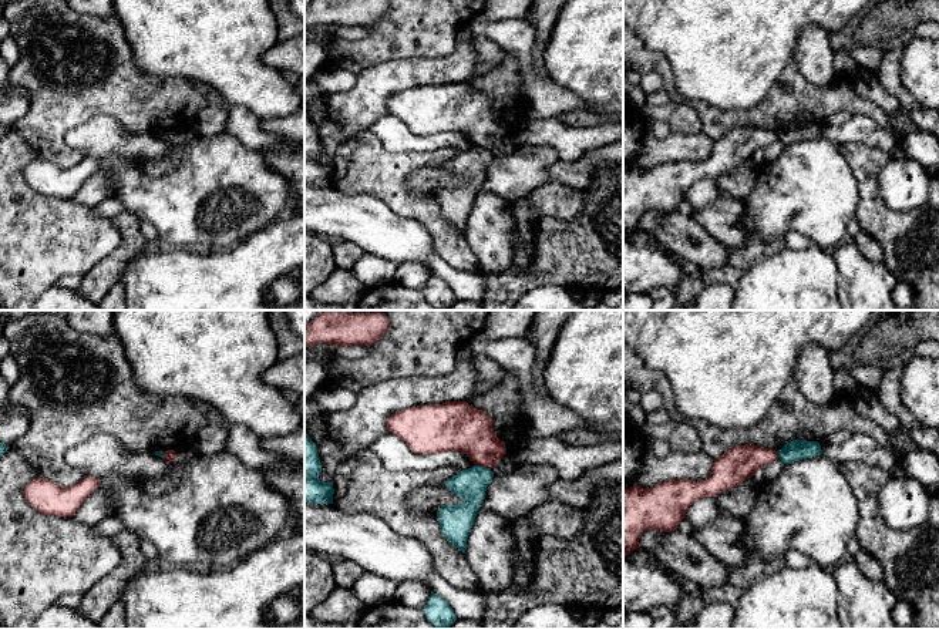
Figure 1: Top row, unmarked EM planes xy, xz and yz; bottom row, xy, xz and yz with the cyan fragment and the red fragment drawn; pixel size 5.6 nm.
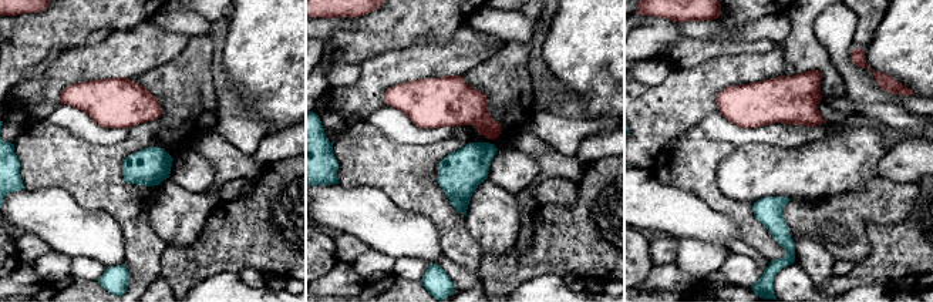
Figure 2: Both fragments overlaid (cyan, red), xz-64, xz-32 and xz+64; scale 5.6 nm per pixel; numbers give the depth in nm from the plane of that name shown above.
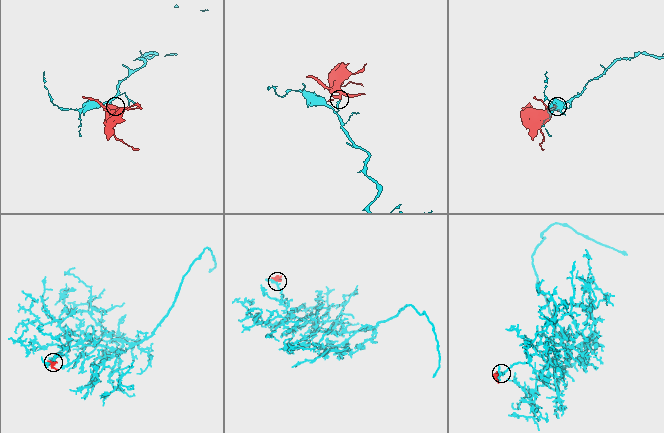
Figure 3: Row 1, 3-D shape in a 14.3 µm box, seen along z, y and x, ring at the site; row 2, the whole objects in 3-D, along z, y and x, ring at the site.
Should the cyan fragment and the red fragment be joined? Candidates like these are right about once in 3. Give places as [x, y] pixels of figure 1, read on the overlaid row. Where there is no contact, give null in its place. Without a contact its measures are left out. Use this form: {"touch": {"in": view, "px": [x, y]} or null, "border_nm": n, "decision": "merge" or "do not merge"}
{"touch": {"in": "xz", "px": [481, 466]}, "border_nm": 90, "decision": "do not merge"}

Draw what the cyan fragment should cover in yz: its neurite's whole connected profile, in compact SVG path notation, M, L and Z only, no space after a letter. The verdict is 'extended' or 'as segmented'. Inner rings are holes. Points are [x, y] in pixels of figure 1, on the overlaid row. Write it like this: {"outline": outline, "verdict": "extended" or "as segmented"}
{"outline": "M792 440L778 451L778 458L784 464L791 464L819 454L822 454L822 450L818 441Z", "verdict": "as segmented"}

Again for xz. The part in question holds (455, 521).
{"outline": "M474 465L445 482L447 488L462 501L458 505L442 505L437 517L442 535L462 554L467 551L467 538L492 478L491 468Z", "verdict": "as segmented"}

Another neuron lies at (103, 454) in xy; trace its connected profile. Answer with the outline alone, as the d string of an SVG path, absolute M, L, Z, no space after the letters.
M98 434L70 448L65 454L68 465L90 477L110 472L135 477L156 477L169 472L178 462L169 462L154 453L127 453L120 440L110 434Z

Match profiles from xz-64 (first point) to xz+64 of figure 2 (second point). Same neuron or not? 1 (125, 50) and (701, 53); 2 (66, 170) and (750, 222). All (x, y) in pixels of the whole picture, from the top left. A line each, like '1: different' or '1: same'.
1: different
2: same

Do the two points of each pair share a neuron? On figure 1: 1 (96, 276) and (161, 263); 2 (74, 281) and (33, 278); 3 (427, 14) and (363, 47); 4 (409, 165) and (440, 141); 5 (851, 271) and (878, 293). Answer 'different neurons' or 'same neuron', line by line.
1: different neurons
2: different neurons
3: same neuron
4: different neurons
5: same neuron

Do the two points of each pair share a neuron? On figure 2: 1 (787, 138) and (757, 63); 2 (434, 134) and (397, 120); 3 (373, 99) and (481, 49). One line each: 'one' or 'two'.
1: two
2: one
3: one

